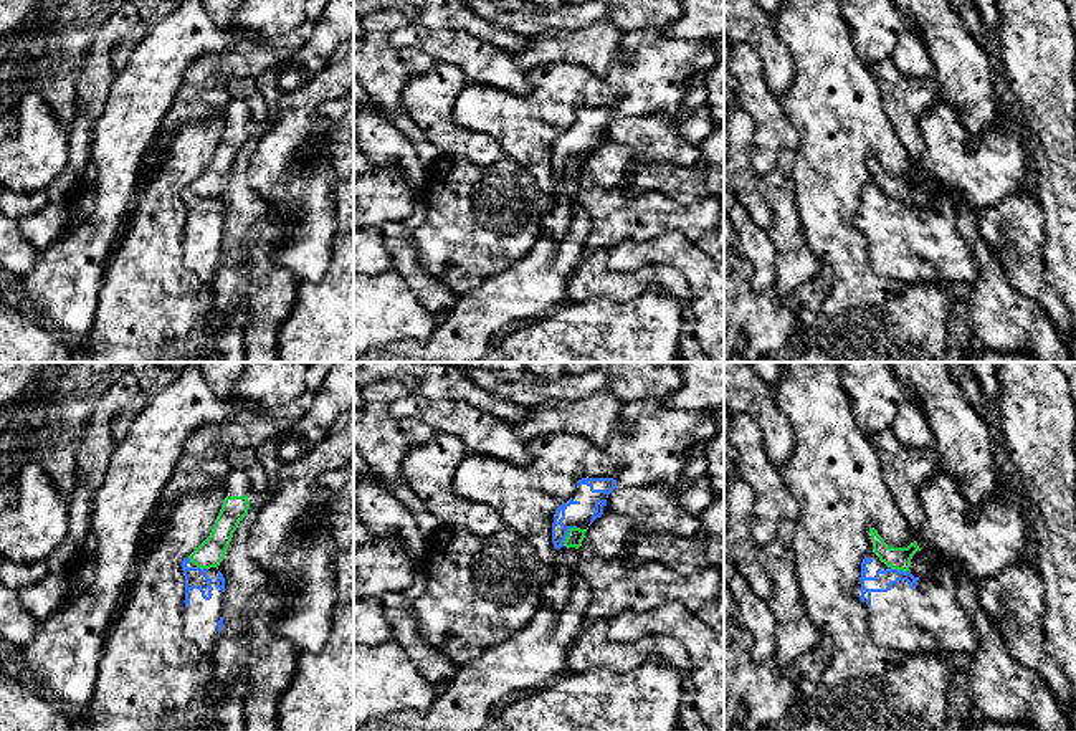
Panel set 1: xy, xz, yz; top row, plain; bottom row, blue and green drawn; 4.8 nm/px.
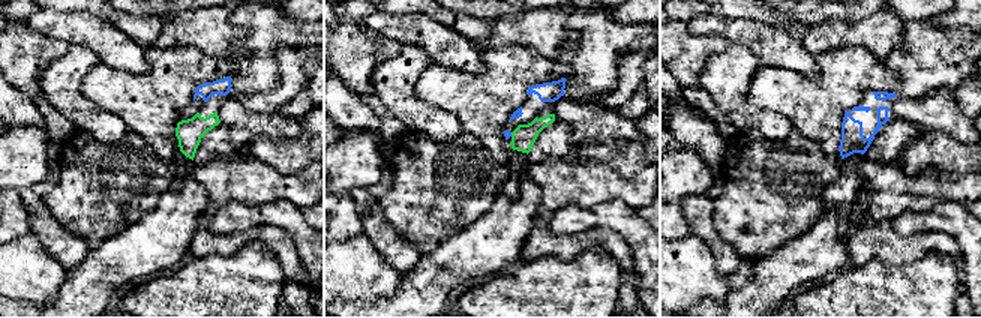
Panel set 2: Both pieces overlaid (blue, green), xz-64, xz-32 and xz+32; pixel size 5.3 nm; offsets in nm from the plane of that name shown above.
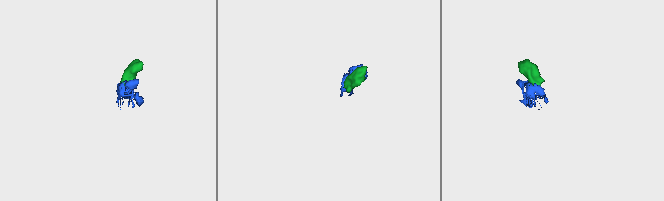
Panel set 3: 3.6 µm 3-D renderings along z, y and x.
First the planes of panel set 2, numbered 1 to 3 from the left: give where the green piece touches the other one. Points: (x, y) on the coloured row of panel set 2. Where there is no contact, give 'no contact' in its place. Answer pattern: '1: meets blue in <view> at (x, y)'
1: no contact
2: meets blue in xz-32 at (510, 134)
3: no contact

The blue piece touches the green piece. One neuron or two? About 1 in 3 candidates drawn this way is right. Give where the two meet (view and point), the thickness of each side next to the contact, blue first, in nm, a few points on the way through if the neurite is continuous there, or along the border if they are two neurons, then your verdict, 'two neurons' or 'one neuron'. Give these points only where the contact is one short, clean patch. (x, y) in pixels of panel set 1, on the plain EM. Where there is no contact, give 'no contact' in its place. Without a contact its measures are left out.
xz (566, 164) | 80/80 nm | along xz (576, 156), (569, 159), (562, 174) | two neurons

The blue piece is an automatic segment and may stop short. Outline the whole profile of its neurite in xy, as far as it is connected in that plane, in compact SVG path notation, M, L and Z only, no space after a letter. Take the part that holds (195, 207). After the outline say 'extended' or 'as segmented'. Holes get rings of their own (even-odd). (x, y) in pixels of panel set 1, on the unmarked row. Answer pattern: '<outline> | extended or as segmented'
M188 187L185 205L183 265L200 280L212 283L223 258L221 235L225 207L217 197L200 198Z | extended

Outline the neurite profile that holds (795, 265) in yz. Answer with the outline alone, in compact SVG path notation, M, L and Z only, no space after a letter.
M782 149L774 169L760 175L757 190L770 208L772 227L767 232L775 245L775 276L780 301L792 299L803 306L807 301L795 296L797 289L817 278L820 263L808 248L802 220L795 207L795 182L792 167L797 150Z

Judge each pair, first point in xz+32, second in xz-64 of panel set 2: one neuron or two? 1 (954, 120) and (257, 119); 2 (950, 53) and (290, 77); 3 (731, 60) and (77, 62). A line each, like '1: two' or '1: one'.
1: one
2: two
3: one

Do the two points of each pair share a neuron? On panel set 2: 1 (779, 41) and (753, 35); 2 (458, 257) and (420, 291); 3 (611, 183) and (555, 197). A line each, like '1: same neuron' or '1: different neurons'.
1: same neuron
2: same neuron
3: same neuron

